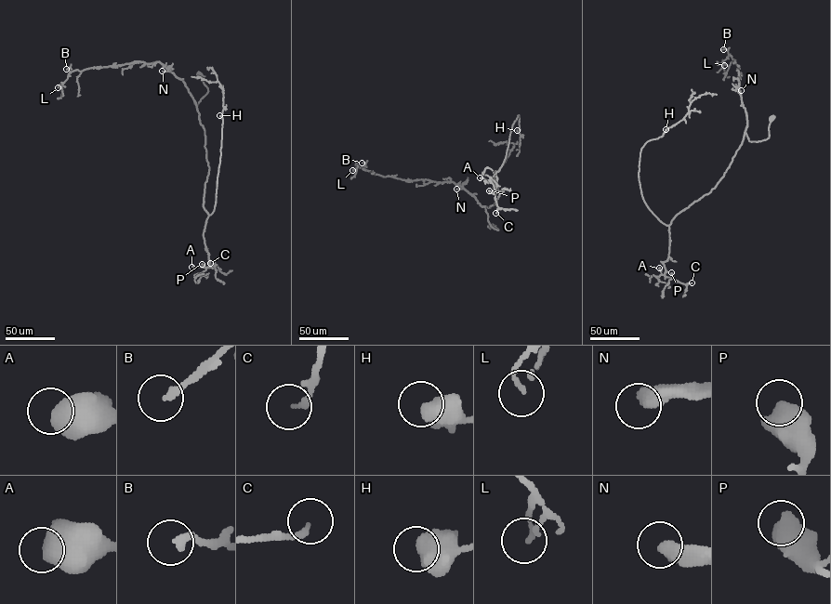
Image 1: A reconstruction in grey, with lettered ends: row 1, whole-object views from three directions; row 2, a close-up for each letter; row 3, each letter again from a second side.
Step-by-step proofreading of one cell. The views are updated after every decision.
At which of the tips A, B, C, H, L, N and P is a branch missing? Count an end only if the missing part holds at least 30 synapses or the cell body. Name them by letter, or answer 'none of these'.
N

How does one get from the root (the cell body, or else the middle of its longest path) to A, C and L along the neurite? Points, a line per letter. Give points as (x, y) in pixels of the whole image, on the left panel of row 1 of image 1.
A: (199, 75), (208, 89), (197, 106), (193, 99), (209, 167), (203, 206), (209, 264), (191, 267)
C: (199, 75), (208, 89), (197, 106), (193, 99), (209, 167), (204, 237), (207, 267), (210, 263)
L: (199, 75), (208, 91), (197, 106), (183, 81), (158, 62), (135, 61), (72, 71), (58, 87)

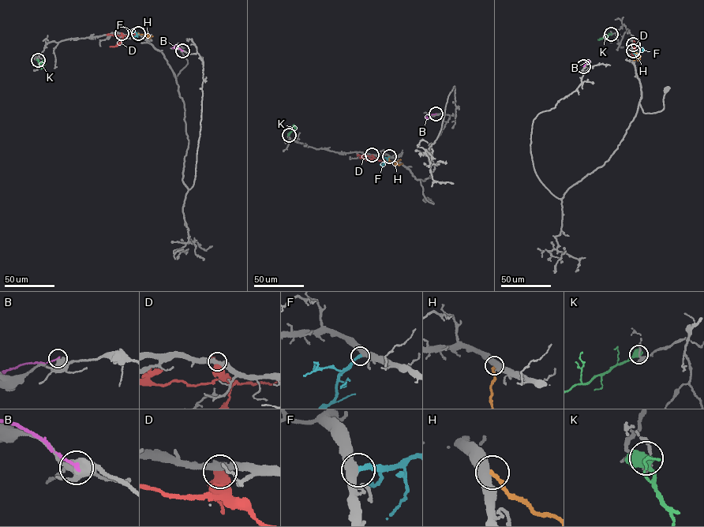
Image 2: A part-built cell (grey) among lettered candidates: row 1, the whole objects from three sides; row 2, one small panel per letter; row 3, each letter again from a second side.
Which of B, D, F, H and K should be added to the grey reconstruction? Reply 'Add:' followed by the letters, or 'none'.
Add: F

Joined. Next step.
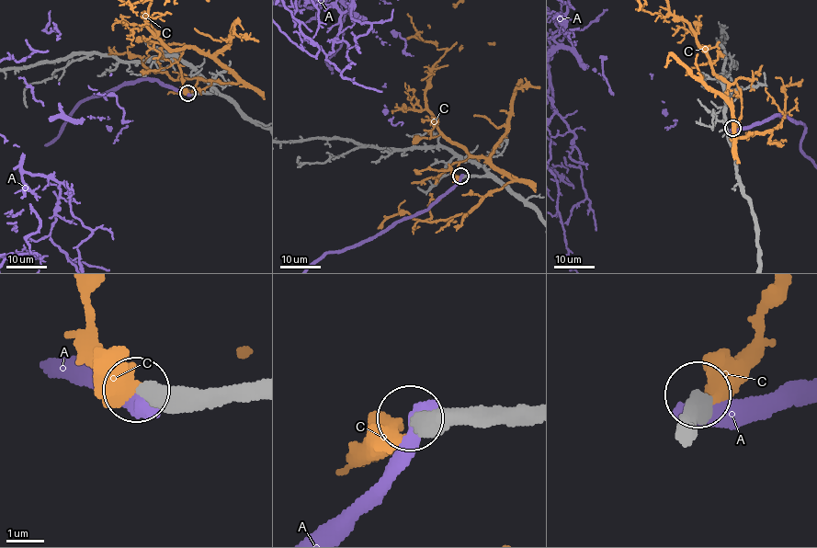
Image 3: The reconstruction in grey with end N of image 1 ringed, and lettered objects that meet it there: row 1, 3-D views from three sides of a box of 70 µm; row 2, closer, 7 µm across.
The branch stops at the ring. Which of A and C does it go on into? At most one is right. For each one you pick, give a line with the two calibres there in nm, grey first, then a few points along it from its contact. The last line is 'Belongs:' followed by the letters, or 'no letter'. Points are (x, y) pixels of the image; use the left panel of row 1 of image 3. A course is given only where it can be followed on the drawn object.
Belongs: no letter

